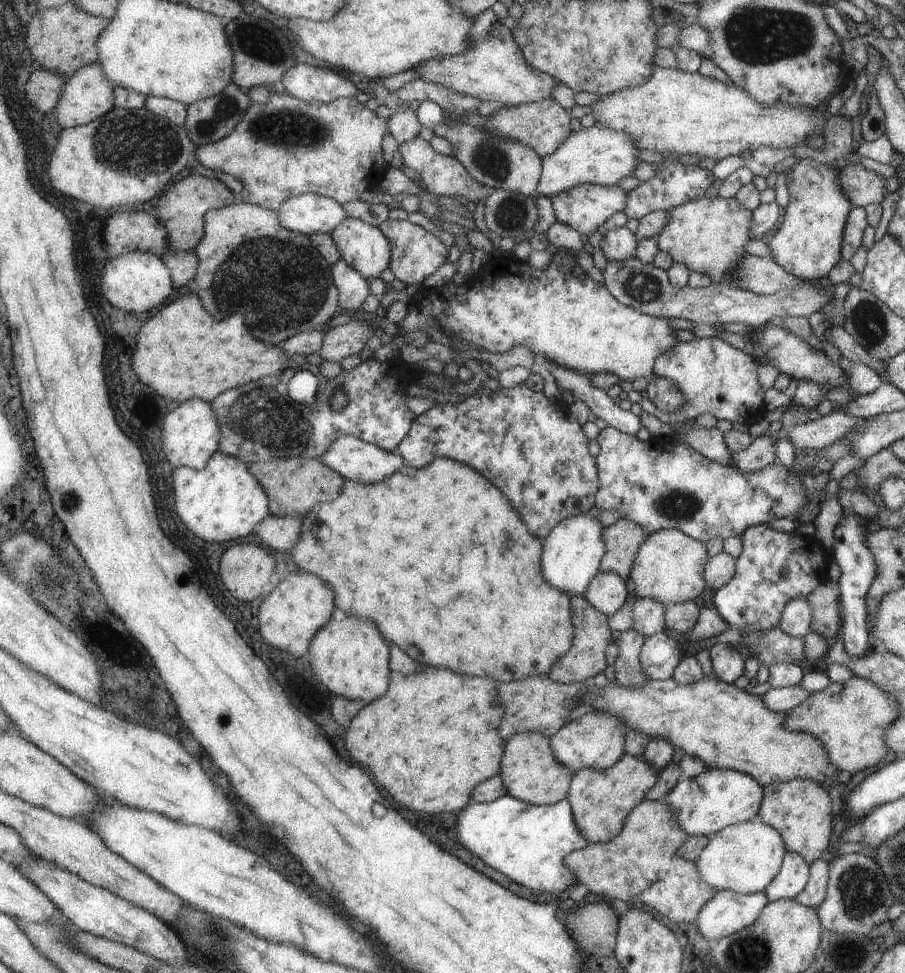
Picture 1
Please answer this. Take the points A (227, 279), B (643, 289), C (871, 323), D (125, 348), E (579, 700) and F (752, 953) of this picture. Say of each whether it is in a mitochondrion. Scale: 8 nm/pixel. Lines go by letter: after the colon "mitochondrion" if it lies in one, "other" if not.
A: mitochondrion
B: mitochondrion
C: mitochondrion
D: other
E: other
F: mitochondrion

